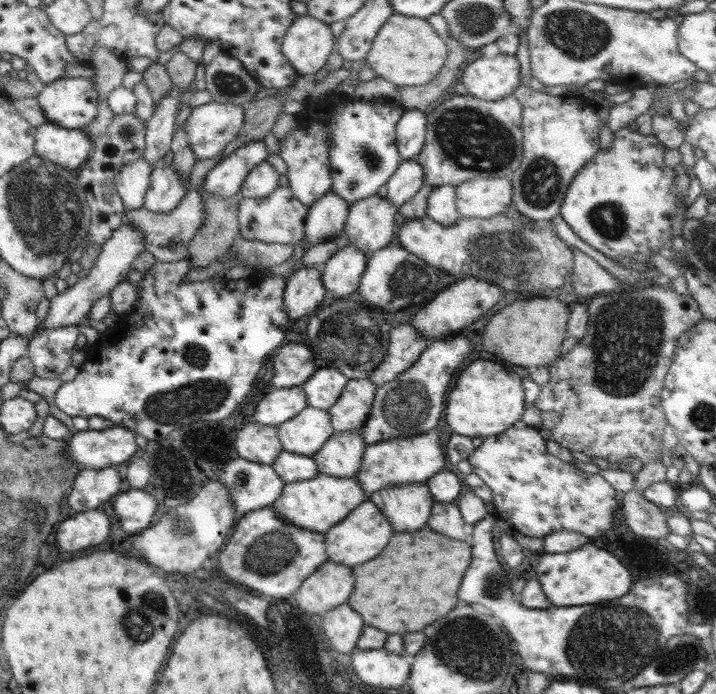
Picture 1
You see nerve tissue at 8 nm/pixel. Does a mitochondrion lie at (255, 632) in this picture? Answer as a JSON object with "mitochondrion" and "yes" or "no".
{"mitochondrion":"no"}

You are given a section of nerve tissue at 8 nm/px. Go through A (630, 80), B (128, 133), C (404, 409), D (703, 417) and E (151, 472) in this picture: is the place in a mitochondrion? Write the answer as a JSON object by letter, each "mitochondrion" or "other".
{"A":"other","B":"mitochondrion","C":"mitochondrion","D":"mitochondrion","E":"other"}

